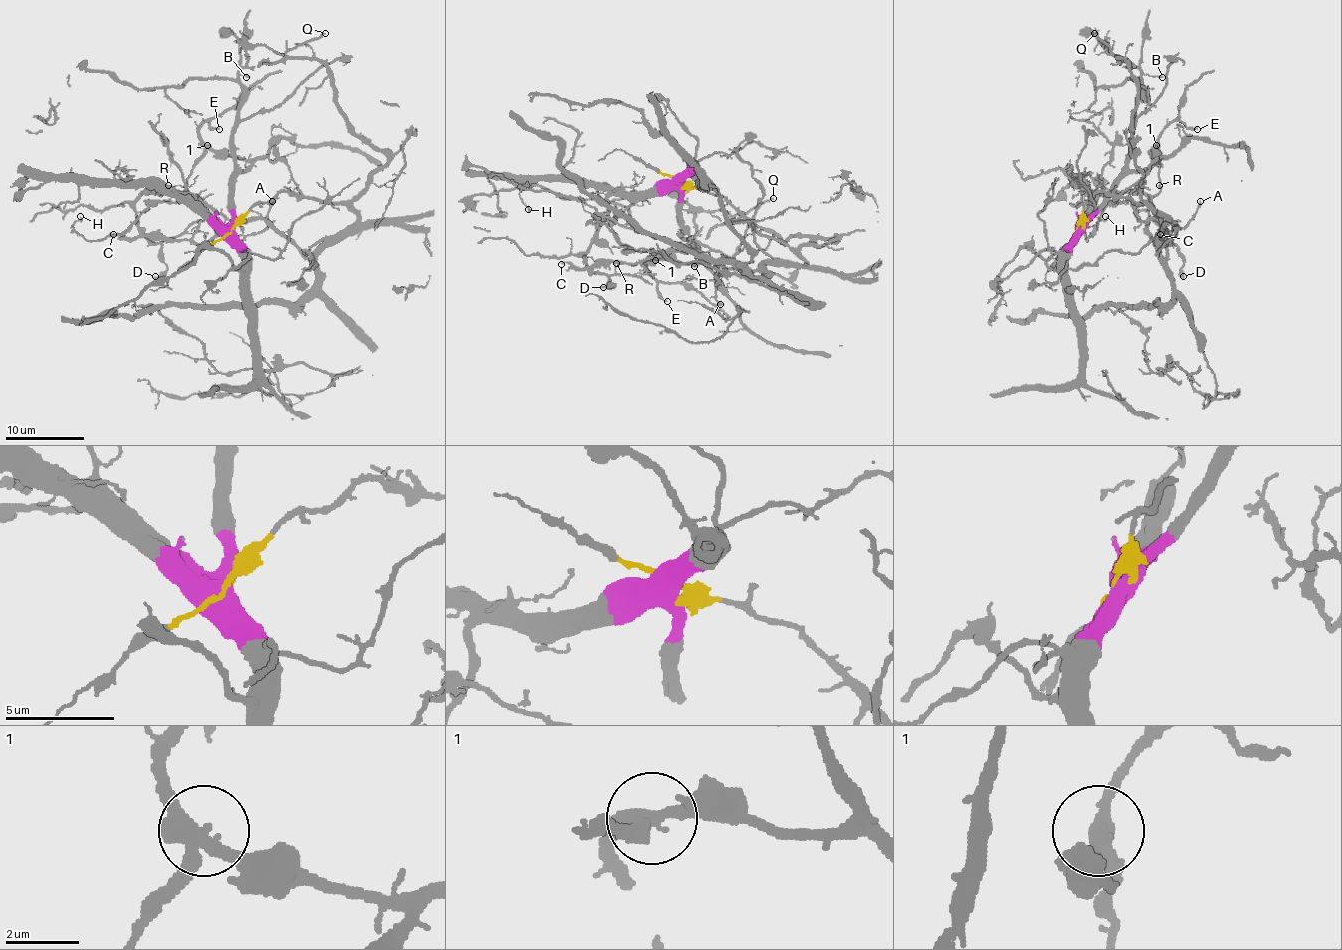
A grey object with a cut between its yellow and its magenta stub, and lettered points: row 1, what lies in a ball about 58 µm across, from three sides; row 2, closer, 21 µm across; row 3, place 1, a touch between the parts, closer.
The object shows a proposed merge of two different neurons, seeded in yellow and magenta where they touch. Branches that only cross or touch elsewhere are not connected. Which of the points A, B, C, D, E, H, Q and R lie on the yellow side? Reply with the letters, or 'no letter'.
A, C, H, Q, R

